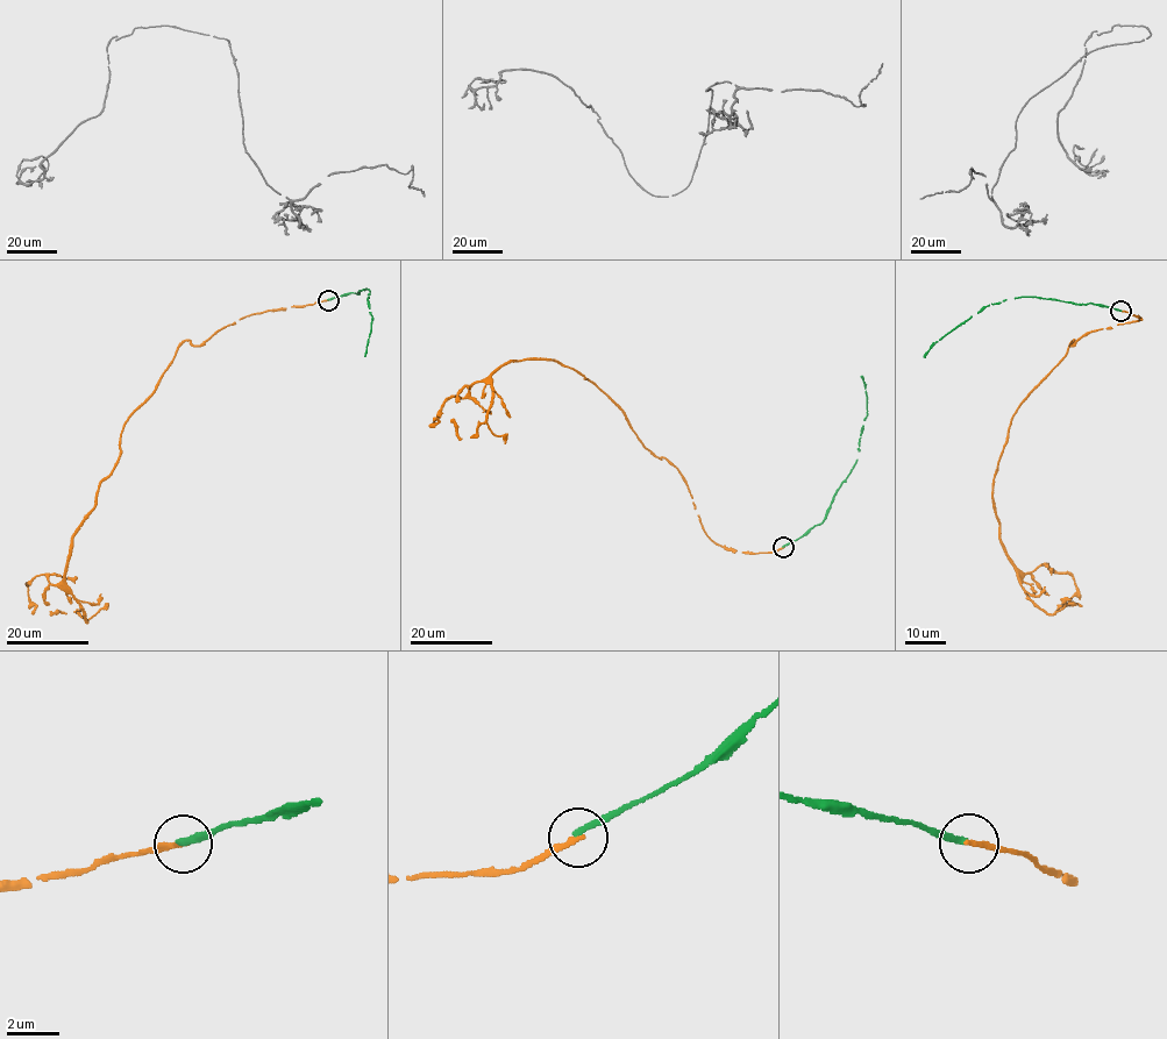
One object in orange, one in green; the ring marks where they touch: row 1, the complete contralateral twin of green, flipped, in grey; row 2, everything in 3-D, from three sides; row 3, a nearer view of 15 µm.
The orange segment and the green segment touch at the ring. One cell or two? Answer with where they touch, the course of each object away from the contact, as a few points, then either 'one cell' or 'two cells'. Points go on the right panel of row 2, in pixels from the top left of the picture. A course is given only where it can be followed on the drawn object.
place (1121, 311); course orange (1121, 311), (1141, 319), (1074, 340), (1030, 392), (995, 472), (1022, 586), (1048, 613), (1080, 605), (1065, 605); course green (1121, 311), (1090, 303), (1019, 297), (989, 305), (934, 343), (925, 357); two cells

